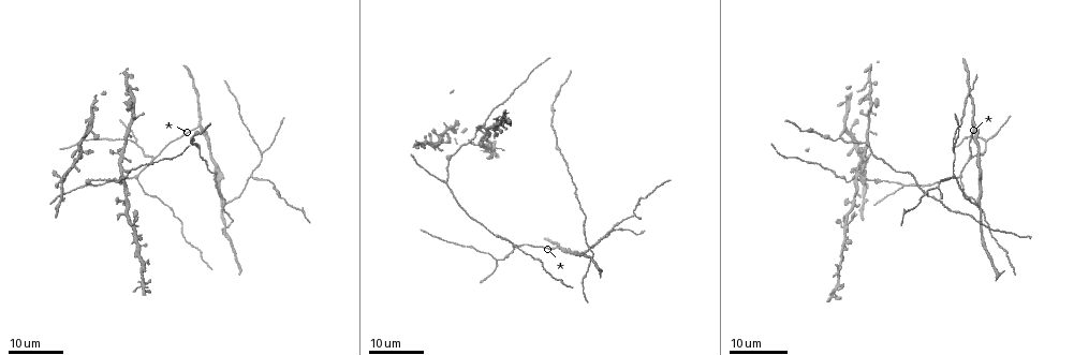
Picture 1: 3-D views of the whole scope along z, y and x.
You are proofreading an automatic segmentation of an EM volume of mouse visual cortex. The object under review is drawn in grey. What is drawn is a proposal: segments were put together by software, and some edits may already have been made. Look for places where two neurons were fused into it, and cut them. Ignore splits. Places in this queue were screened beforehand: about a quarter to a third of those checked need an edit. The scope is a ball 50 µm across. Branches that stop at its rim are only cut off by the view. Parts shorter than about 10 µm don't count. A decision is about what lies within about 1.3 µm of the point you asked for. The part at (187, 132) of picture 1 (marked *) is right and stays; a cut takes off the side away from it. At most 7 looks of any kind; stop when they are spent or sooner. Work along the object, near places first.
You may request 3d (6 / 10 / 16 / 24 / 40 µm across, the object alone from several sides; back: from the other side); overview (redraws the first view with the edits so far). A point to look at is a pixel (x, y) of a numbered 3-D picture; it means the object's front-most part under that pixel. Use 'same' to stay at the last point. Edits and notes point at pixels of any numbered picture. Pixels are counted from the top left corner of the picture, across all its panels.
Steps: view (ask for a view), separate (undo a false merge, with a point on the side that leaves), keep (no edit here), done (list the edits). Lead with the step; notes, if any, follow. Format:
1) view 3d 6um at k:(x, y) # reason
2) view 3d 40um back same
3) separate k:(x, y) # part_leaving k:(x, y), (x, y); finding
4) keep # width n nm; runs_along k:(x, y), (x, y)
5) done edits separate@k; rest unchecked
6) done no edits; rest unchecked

view 3d 24um at 1:(610, 231) # branch point

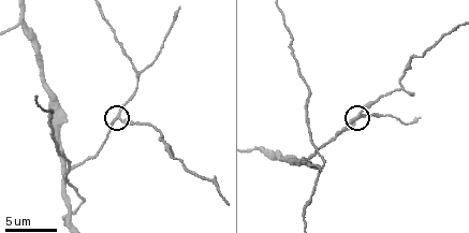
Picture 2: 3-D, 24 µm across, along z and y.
view 3d 10um at 2:(359, 117)

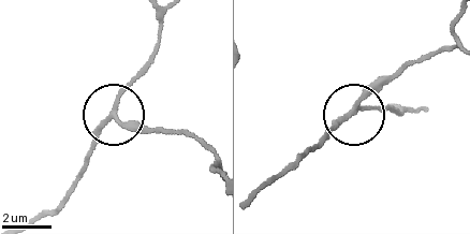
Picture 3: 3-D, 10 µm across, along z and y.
keep # runs_along 3:(263, 189), (331, 128), (349, 119), (402, 62); one neuron here

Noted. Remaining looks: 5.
view 3d 6um at 2:(310, 159) # small branch off a trunk

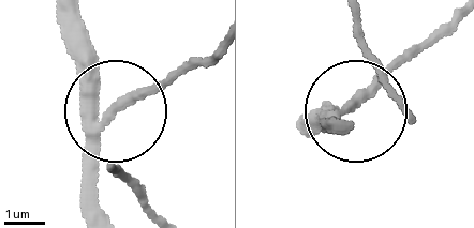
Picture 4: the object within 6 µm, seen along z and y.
keep # all the same neuron

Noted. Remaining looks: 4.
view 3d 16um at 1:(193, 138) # a narrow waist

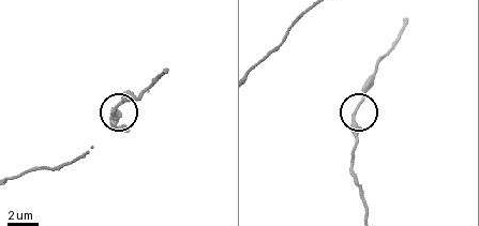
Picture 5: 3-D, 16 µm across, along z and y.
view 3d 10um at 5:(359, 105) # closer look

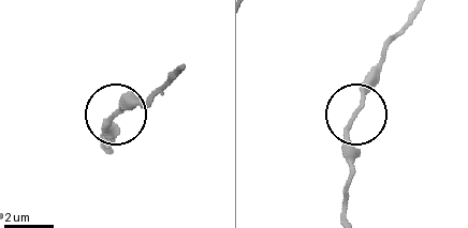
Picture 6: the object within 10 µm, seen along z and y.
view 3d 6um at 6:(112, 115)

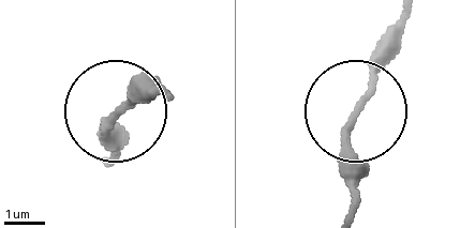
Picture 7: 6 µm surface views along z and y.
keep # width 170 nm; runs_along 7:(351, 213), (344, 132), (402, 9); all the same neuron

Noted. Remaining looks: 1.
done no edits; rest unchecked

